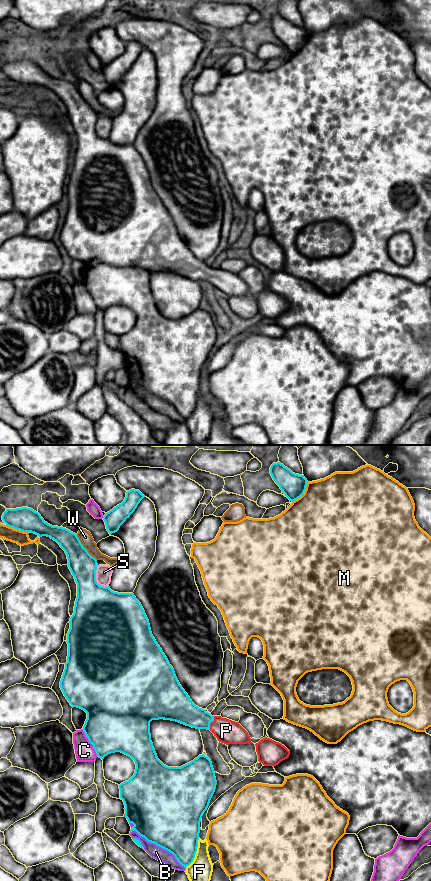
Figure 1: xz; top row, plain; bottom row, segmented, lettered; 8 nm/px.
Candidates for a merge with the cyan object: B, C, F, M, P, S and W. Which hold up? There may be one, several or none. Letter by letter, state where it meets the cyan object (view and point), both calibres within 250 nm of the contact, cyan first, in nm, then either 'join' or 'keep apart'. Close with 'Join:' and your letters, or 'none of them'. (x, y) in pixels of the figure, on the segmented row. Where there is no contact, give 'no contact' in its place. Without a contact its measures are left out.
B: contact xz (158, 845); calibres 500 and 110 nm; keep apart
C: contact xz (90, 742); calibres 460 and 150 nm; keep apart
F: contact xz (195, 853); calibres 380 and 180 nm; keep apart
M: contact xz (303, 493); calibres 190 and 500 nm; keep apart
P: contact xz (210, 722); calibres 200 and 200 nm; join
S: contact xz (95, 578); calibres 380 and 130 nm; keep apart
W: contact xz (83, 547); calibres 220 and 110 nm; keep apart
Join: P

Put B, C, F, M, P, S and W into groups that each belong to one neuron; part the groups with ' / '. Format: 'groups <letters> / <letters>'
groups B / C / F / M / P / S / W

